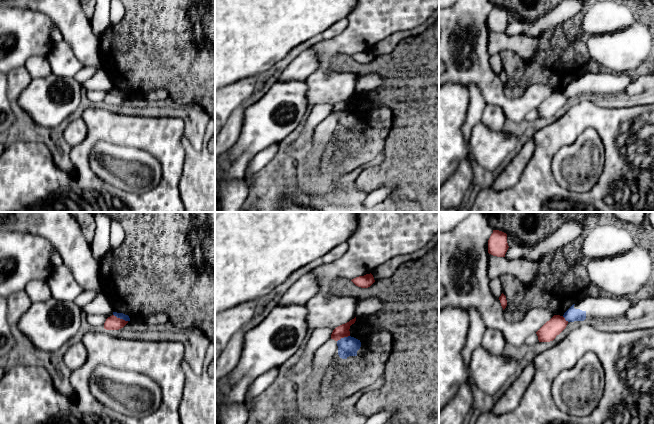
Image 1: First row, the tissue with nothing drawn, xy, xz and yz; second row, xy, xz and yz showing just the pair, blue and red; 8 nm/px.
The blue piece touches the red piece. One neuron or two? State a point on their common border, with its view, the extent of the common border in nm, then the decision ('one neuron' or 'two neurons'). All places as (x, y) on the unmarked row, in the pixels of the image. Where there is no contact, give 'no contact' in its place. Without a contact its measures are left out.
contact xy (120, 94); length 130 nm; two neurons

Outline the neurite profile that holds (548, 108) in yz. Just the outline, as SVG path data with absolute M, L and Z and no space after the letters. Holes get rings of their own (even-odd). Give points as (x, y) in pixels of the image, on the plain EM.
M554 91L537 108L539 118L553 117L567 102L568 97L563 92Z

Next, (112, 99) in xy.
M112 91L108 93L104 99L104 105L106 106L119 106L123 104L128 97L123 95L117 94L116 92Z

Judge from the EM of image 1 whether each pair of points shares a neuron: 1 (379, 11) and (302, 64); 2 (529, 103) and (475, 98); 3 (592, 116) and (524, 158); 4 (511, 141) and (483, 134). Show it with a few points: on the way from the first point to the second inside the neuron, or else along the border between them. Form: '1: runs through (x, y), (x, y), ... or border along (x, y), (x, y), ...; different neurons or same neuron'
1: border along (311, 48), (317, 56), (318, 66), (308, 76); different neurons
2: border along (470, 83), (473, 83), (478, 88), (487, 104); different neurons
3: border along (532, 139), (534, 152), (521, 174); different neurons
4: runs through (504, 141), (490, 141); same neuron

